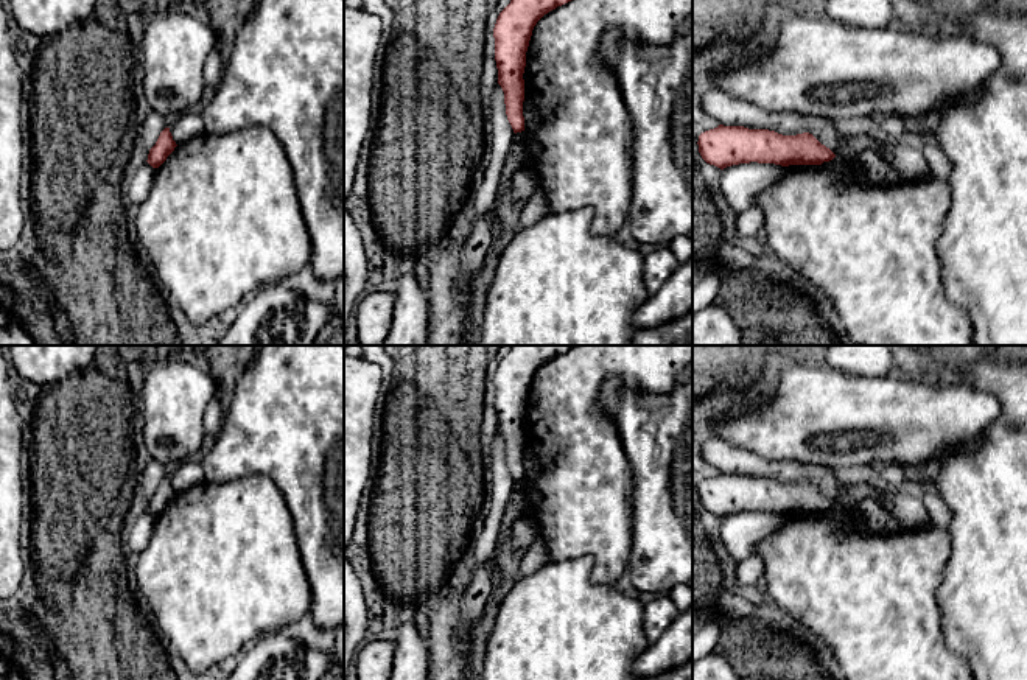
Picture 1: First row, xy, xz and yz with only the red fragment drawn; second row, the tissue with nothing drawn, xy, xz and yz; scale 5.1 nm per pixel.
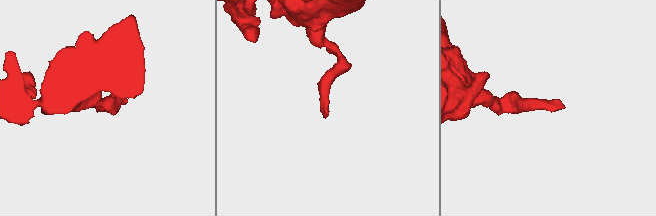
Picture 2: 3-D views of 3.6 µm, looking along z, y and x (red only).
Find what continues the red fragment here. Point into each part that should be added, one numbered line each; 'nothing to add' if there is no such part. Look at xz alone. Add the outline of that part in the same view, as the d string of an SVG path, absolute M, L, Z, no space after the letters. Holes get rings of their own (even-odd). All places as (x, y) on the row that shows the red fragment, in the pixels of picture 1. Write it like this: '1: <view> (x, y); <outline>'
nothing to add

